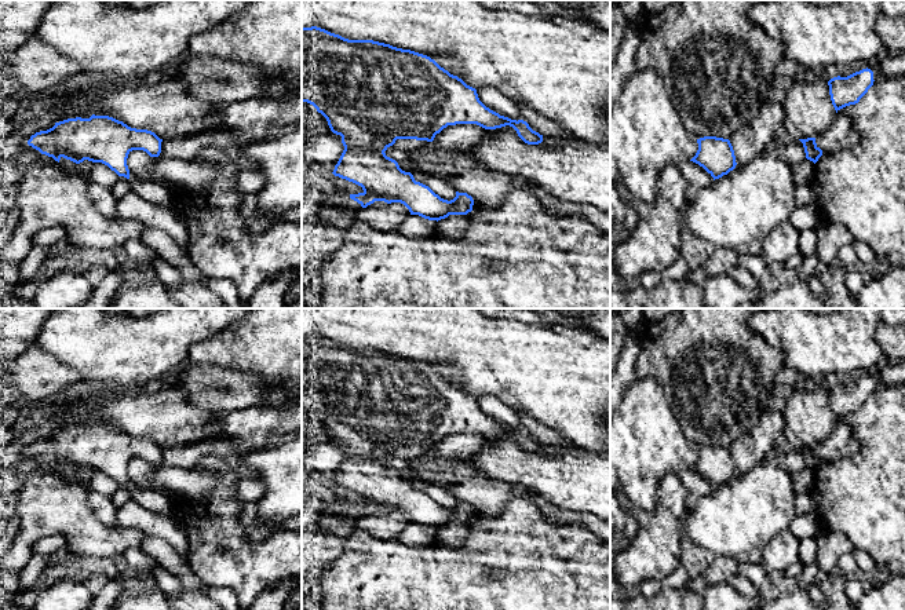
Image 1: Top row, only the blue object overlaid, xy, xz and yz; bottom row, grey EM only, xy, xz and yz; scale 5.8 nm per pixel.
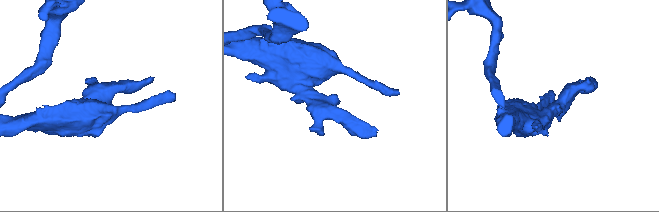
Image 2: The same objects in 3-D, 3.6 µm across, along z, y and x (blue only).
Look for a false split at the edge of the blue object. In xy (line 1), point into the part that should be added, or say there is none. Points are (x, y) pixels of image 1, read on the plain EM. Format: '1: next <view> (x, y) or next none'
1: next none

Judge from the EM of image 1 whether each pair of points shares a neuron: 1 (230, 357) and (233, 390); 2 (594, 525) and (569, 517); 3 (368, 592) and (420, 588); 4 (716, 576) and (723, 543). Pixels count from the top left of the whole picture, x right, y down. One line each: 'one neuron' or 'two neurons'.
1: two neurons
2: one neuron
3: one neuron
4: two neurons

